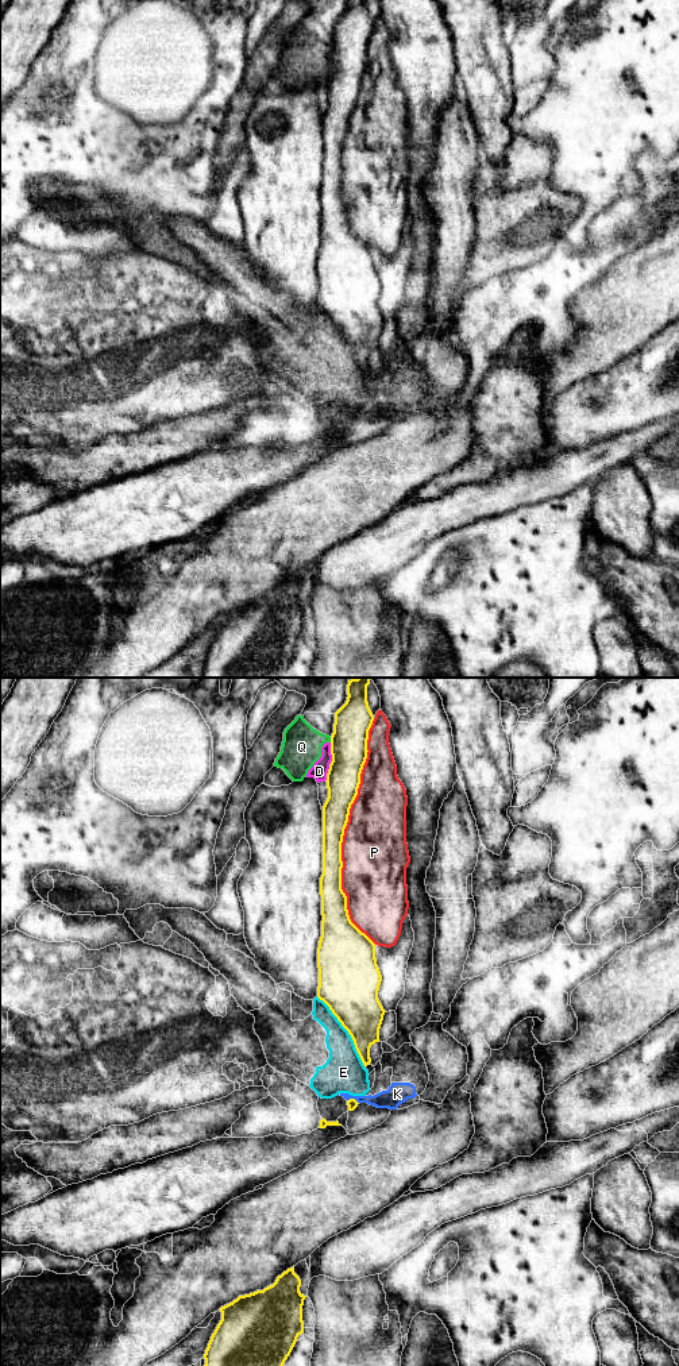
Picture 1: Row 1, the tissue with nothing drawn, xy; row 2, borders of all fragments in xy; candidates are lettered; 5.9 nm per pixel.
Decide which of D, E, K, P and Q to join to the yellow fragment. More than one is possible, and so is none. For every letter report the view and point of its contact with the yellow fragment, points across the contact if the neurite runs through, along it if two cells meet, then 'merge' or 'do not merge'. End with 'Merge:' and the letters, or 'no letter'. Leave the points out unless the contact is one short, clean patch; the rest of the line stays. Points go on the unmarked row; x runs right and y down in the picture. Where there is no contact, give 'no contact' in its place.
D: contact xy (331, 70); border xy (331, 51), (331, 72), (324, 89); do not merge
E: contact xy (347, 339); do not merge
K: contact xy (354, 408); border xy (347, 408), (355, 408), (359, 412); do not merge
P: contact xy (343, 141); do not merge
Q: contact xy (331, 49); border xy (330, 46), (331, 50); do not merge
Merge: no letter

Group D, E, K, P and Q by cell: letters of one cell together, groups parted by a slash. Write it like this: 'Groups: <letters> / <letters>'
Groups: D Q / E K / P

